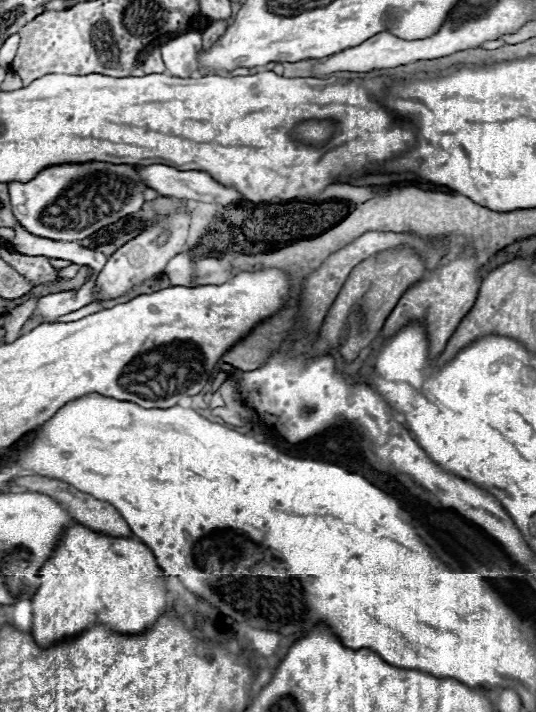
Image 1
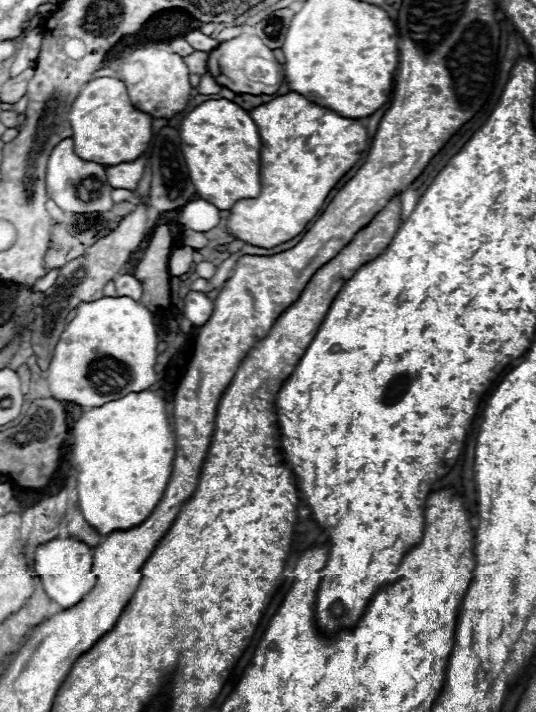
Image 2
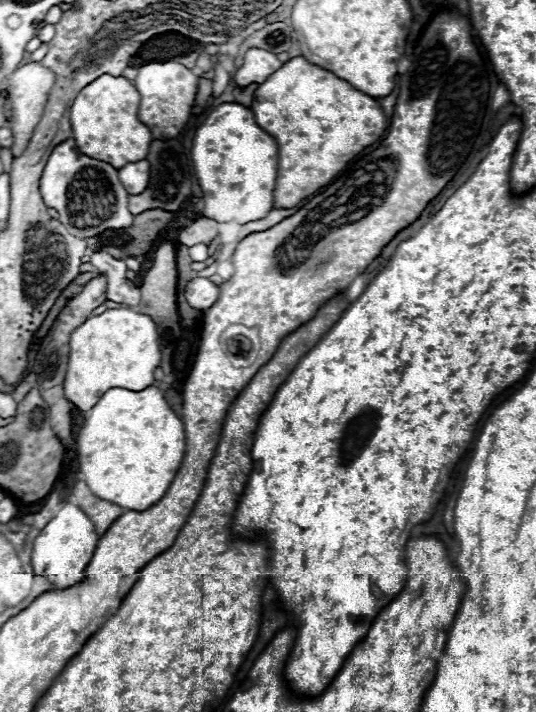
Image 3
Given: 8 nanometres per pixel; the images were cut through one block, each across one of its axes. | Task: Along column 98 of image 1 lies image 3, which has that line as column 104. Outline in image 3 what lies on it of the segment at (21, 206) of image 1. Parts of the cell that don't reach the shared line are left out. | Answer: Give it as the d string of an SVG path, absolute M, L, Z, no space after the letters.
M74 138L64 140L52 150L40 178L40 194L48 208L58 210L66 230L78 238L90 238L108 228L132 226L134 216L128 210L128 192L118 180L118 170L80 154Z

